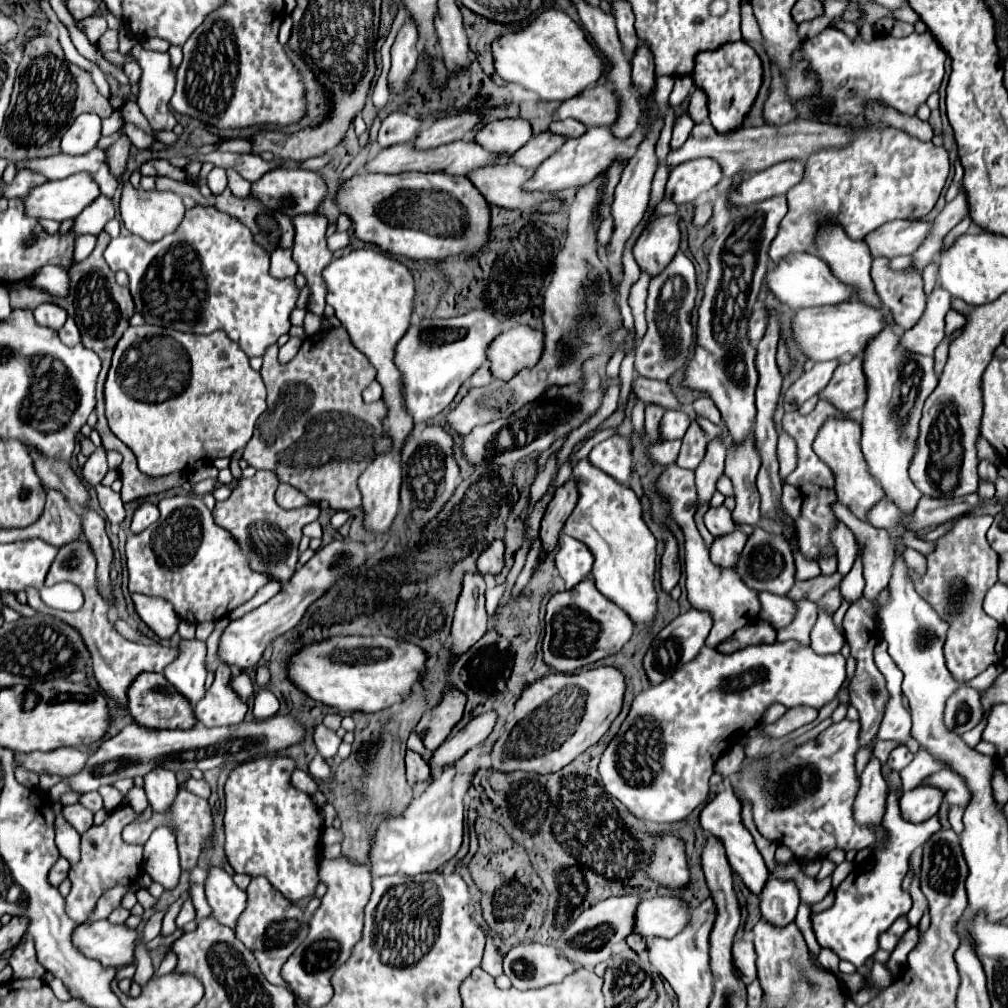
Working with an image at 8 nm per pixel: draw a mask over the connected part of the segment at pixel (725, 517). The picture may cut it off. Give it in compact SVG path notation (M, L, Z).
M725 507L709 509L705 513L705 527L711 531L713 537L723 537L723 535L729 535L735 531L735 523L731 519L731 513Z

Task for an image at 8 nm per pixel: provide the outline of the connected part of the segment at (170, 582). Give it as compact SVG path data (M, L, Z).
M175 495L159 501L161 517L139 535L127 537L129 591L163 597L173 603L179 617L201 623L217 621L249 601L269 575L251 571L247 557L233 537L219 527L197 495Z

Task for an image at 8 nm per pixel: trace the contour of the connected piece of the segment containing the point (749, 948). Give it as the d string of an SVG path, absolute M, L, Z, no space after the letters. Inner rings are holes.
M735 941L733 943L733 963L741 975L741 981L745 985L753 983L757 979L757 967L755 967L755 949L753 949L753 941Z

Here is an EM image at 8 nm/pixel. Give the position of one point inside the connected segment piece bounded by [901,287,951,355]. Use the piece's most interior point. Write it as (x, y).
(930, 331)

